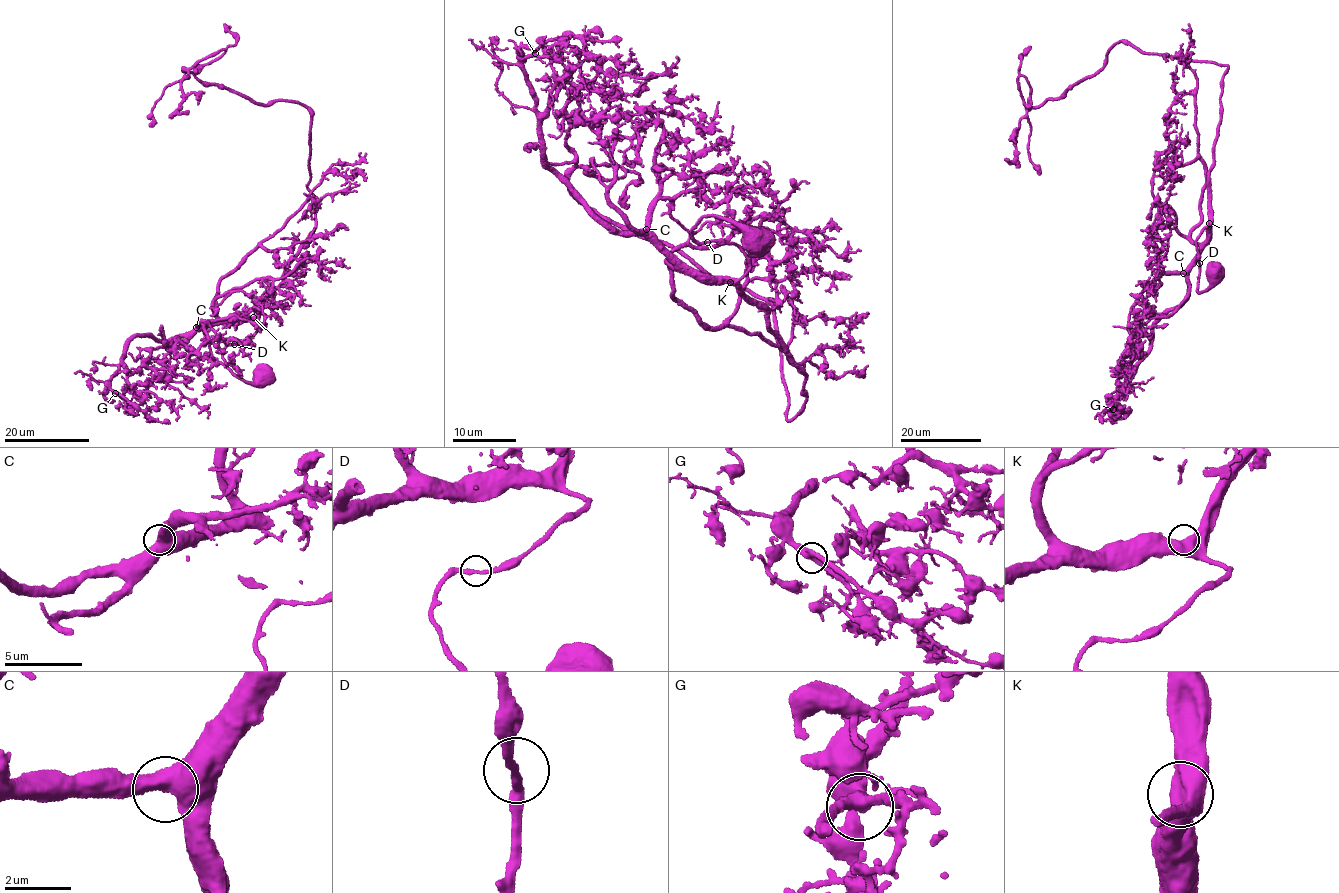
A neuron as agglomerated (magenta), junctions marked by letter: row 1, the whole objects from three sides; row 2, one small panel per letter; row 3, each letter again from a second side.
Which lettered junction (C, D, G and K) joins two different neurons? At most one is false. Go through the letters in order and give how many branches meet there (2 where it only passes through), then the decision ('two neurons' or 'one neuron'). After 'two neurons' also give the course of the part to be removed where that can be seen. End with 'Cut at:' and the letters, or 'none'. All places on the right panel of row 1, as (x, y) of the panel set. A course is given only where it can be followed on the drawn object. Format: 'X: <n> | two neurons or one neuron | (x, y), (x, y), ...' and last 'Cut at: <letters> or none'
C: 2 | one neuron
D: 2 | one neuron
G: 3 | one neuron
K: 2 | one neuron
Cut at: none

